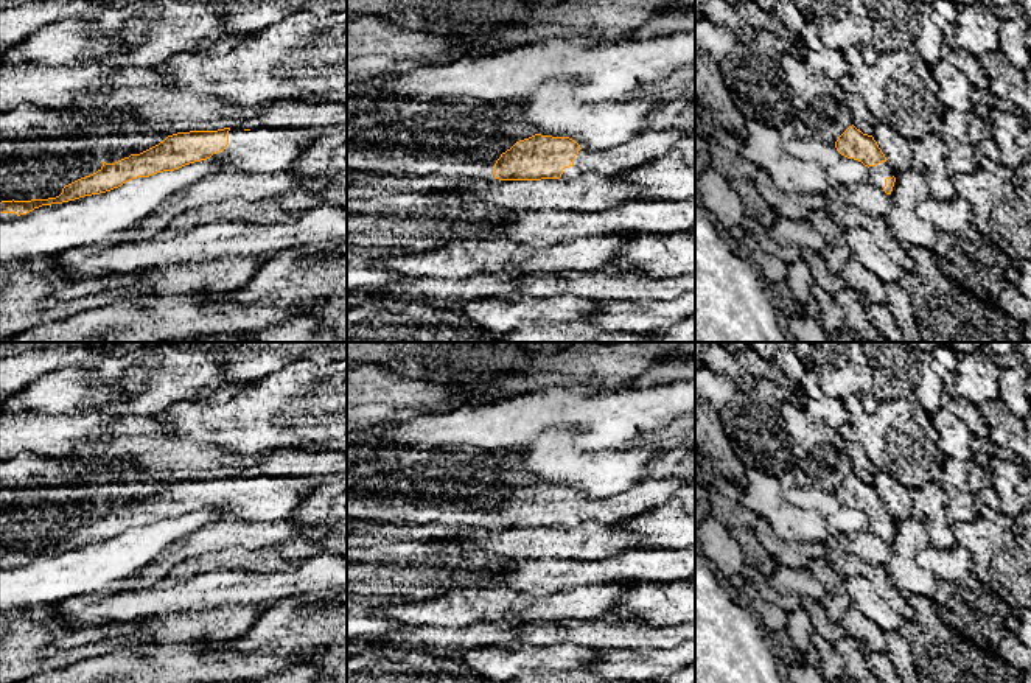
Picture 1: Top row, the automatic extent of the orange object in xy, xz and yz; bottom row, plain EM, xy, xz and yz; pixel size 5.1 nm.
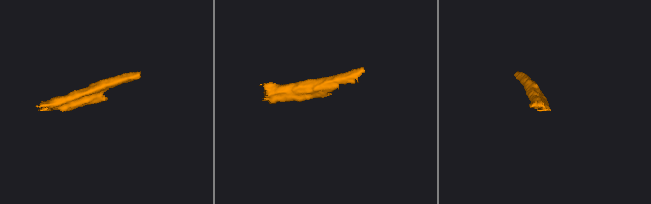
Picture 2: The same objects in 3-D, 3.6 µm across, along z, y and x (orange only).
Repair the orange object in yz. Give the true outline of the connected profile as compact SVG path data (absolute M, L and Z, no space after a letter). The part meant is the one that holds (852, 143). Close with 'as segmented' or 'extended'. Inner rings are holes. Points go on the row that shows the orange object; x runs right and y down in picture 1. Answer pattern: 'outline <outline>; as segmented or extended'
outline M852 124L838 137L835 148L841 156L861 162L868 168L868 180L891 194L896 171L886 163L872 135L863 134Z; extended

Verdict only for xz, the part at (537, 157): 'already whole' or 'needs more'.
needs more

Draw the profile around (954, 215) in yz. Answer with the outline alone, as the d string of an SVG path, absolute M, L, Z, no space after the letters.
M955 196L953 199L941 201L927 198L916 207L917 216L931 222L938 232L964 232L970 222L969 201Z

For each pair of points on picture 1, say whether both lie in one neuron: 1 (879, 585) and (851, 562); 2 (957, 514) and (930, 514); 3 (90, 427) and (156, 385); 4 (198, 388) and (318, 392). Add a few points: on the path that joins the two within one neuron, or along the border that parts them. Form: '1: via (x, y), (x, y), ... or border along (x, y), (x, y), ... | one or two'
1: via (874, 577), (859, 567) | one
2: border along (947, 497), (947, 521), (950, 525) | two
3: border along (73, 414), (112, 413), (118, 417) | two
4: border along (251, 385), (227, 399), (215, 399), (207, 403) | two

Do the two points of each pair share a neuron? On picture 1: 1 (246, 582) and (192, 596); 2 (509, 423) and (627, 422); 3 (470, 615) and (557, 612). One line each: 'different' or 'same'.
1: same
2: same
3: same

